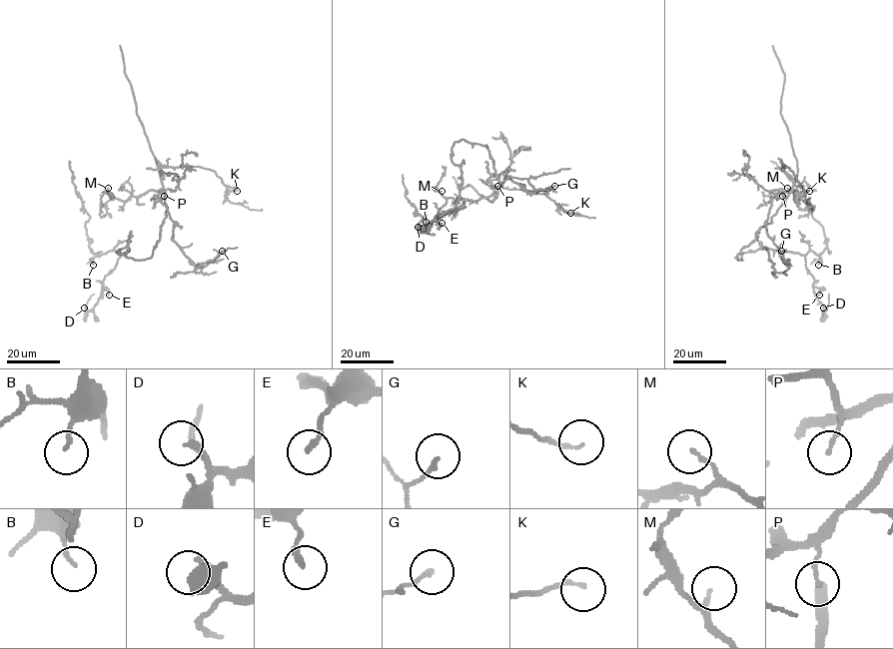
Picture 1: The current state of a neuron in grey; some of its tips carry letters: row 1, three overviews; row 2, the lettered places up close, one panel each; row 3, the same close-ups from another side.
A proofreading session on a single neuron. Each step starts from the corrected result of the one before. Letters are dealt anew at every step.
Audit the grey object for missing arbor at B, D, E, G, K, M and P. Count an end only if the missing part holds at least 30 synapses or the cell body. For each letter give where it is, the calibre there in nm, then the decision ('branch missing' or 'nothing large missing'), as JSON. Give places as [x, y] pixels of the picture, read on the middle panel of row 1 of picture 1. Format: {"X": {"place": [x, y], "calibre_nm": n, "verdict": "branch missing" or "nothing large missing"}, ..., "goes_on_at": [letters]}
{"B": {"place": [426, 222], "calibre_nm": 120, "verdict": "nothing large missing"}, "D": {"place": [418, 227], "calibre_nm": 150, "verdict": "nothing large missing"}, "E": {"place": [442, 223], "calibre_nm": 160, "verdict": "nothing large missing"}, "G": {"place": [554, 186], "calibre_nm": 140, "verdict": "nothing large missing"}, "K": {"place": [570, 213], "calibre_nm": 90, "verdict": "nothing large missing"}, "M": {"place": [442, 191], "calibre_nm": 120, "verdict": "nothing large missing"}, "P": {"place": [497, 186], "calibre_nm": 90, "verdict": "nothing large missing"}, "goes_on_at": []}

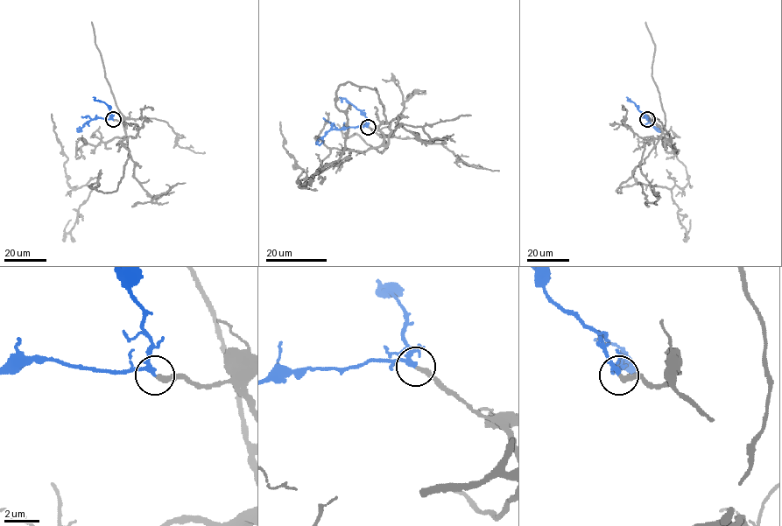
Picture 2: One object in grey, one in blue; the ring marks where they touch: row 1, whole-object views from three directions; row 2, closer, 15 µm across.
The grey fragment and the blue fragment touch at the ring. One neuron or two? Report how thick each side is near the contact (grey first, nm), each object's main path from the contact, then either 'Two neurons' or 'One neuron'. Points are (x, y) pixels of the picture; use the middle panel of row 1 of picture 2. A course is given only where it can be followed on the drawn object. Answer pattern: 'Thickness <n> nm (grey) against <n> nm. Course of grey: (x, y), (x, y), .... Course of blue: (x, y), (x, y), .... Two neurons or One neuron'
Thickness 280 nm (grey) against 200 nm. Course of grey: (368, 127), (385, 150), (390, 124), (377, 91), (346, 82), (335, 96), (346, 149), (302, 185), (280, 122). Course of blue: (368, 127), (331, 129), (319, 144), (318, 141). One neuron

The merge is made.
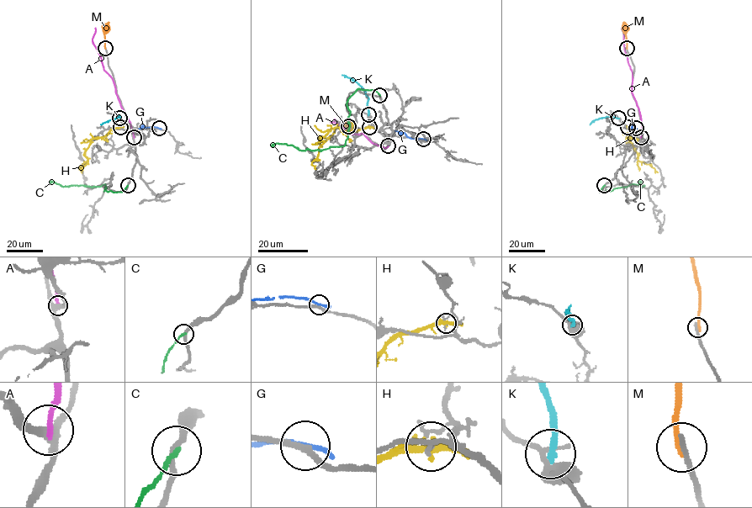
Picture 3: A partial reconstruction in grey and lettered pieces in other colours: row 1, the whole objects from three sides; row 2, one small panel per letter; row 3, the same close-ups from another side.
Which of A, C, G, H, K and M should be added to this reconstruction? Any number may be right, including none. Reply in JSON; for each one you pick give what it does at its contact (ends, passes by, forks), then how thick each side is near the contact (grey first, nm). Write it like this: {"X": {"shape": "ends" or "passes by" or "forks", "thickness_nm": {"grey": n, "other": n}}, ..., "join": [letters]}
{"join": []}

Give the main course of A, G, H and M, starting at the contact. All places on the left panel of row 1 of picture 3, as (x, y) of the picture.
A: (134, 136), (113, 79), (103, 68), (101, 58), (93, 44), (95, 28)
G: (159, 128), (139, 128)
H: (120, 127), (91, 140), (84, 152), (87, 160), (79, 167), (82, 172)
M: (105, 48), (104, 33), (108, 22)

